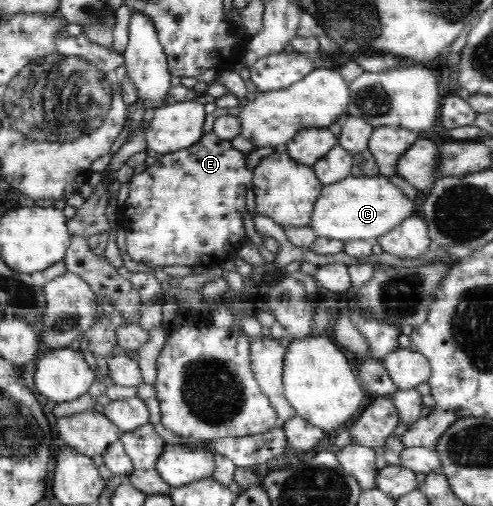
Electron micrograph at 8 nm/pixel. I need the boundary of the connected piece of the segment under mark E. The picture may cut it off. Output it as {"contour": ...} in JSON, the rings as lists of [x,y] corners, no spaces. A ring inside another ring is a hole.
{"contour":[[[210,132],[204,133],[201,140],[188,149],[166,153],[143,171],[136,173],[130,182],[130,195],[119,208],[128,256],[133,261],[156,268],[202,266],[206,269],[220,266],[224,260],[234,256],[248,243],[242,222],[242,216],[246,212],[246,200],[238,200],[246,194],[247,184],[251,182],[248,176],[240,174],[242,168],[246,168],[244,160],[244,153],[234,149],[231,141]]]}

